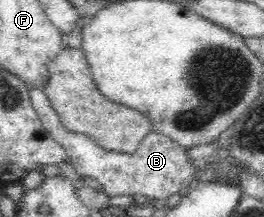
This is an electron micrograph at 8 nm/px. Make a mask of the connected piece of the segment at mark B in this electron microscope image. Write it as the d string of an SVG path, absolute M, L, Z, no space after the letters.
M28 87L32 106L35 108L44 128L64 147L68 160L81 177L94 178L100 183L103 191L109 196L142 194L146 198L167 199L176 194L182 187L193 186L194 167L188 161L186 149L174 142L169 136L152 130L130 154L109 151L96 144L88 135L70 132L63 127L58 113L51 107L43 88Z

